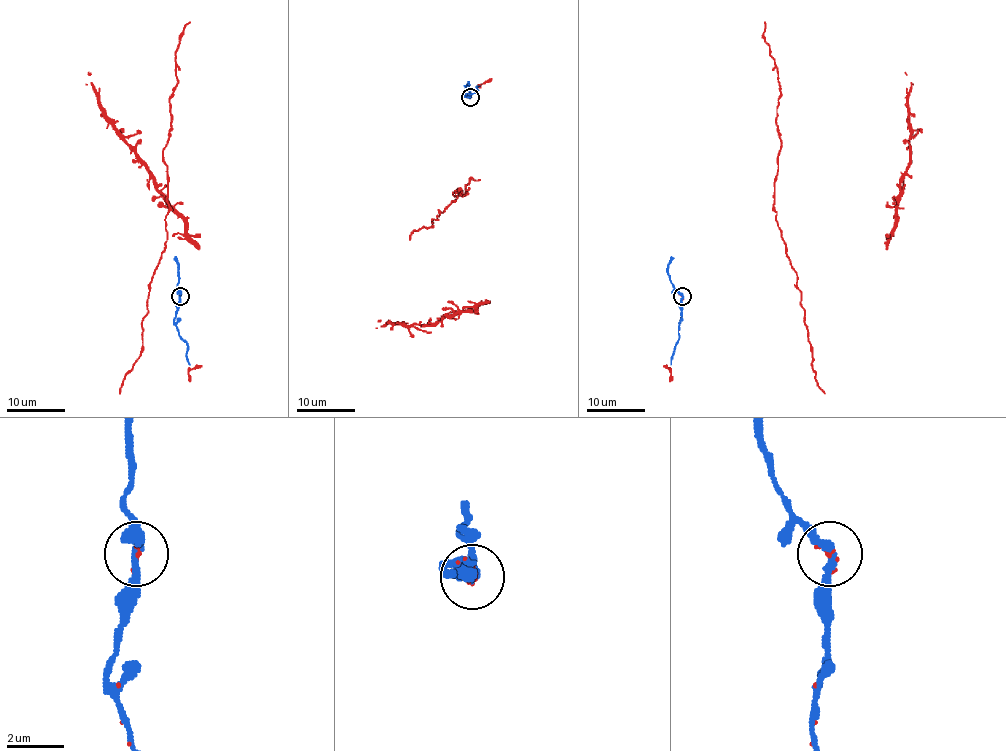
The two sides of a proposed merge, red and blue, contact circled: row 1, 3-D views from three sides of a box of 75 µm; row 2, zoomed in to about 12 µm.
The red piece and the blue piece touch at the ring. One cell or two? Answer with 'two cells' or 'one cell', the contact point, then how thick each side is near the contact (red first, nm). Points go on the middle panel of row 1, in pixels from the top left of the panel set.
one cell; at (470, 97); 90 nm thick on the red side, 260 nm on the other

